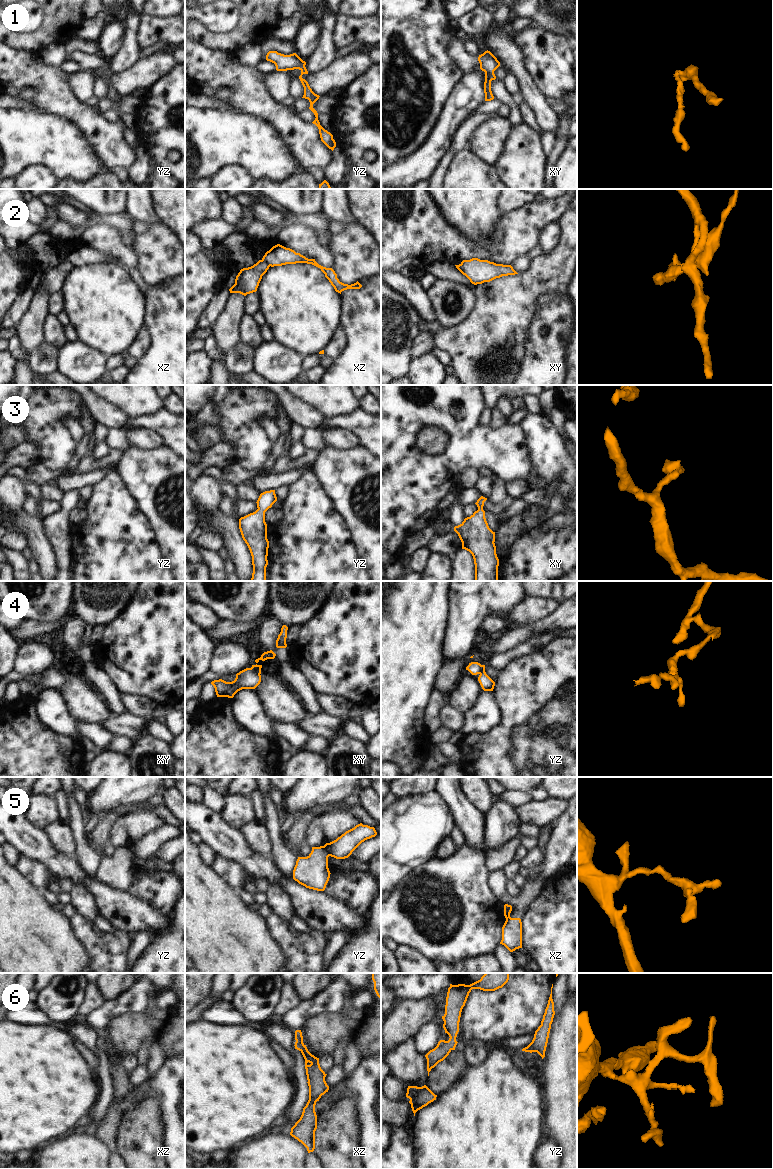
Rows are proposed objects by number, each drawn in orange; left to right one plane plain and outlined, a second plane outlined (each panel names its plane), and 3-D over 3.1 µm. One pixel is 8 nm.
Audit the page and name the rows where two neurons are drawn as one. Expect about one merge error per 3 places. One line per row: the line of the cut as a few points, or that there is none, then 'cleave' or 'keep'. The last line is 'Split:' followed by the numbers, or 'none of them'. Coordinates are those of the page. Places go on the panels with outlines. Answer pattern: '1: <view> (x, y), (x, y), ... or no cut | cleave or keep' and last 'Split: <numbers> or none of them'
1: no cut | keep
2: xz (262, 259), (269, 266) | cleave
3: no cut | keep
4: xy (250, 668), (259, 674) | cleave
5: yz (323, 846), (330, 855) | cleave
6: no cut | keep
Split: 2, 4, 5

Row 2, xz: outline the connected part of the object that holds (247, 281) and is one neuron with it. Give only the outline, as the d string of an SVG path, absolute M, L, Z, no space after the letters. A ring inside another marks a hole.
M259 260L251 267L240 270L235 279L235 284L229 289L230 293L240 293L244 296L257 291L262 276L269 269L269 265Z

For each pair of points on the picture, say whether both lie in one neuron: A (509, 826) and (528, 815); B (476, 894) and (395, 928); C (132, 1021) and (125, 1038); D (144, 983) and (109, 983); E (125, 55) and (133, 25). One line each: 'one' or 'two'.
A: two
B: one
C: one
D: two
E: one

